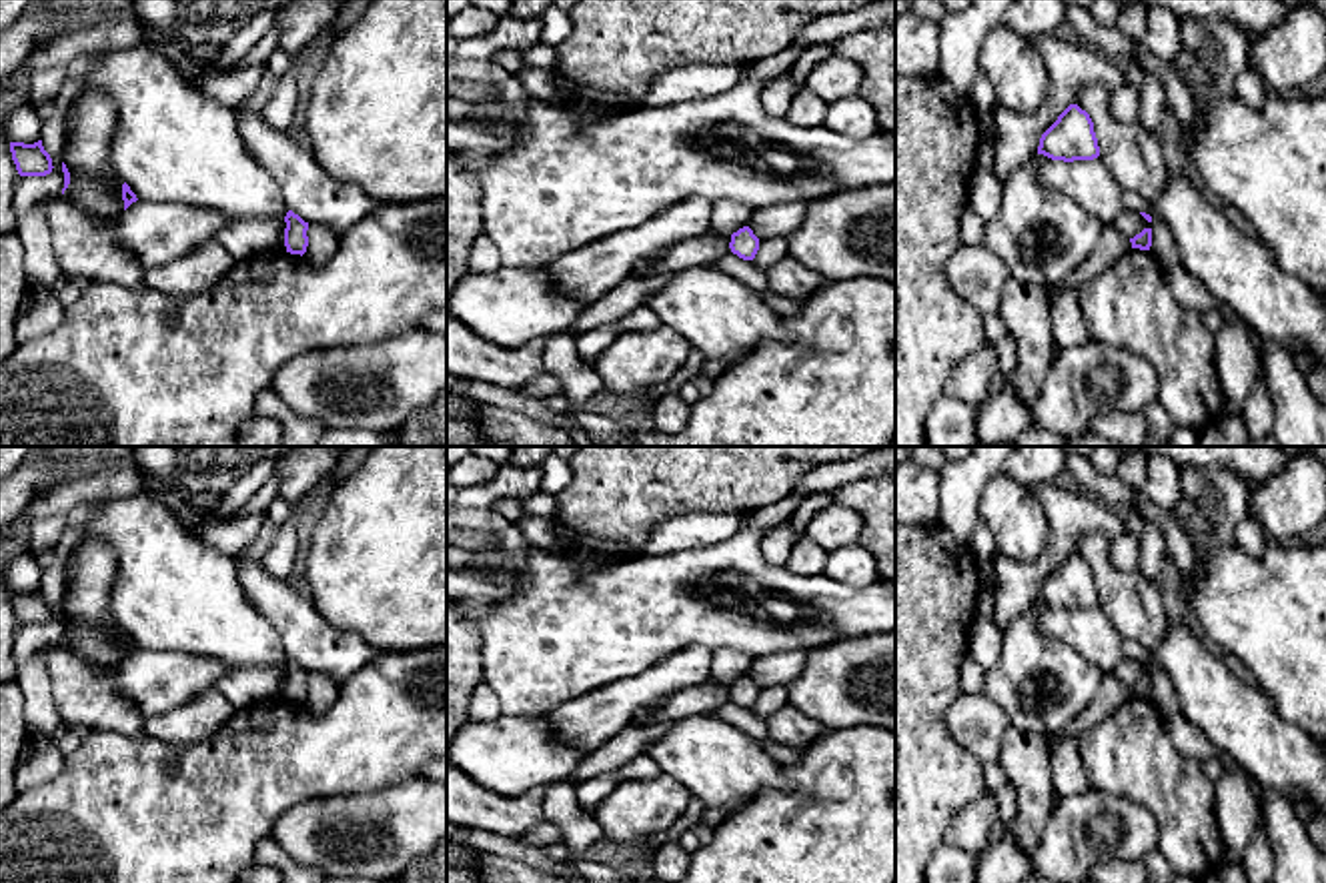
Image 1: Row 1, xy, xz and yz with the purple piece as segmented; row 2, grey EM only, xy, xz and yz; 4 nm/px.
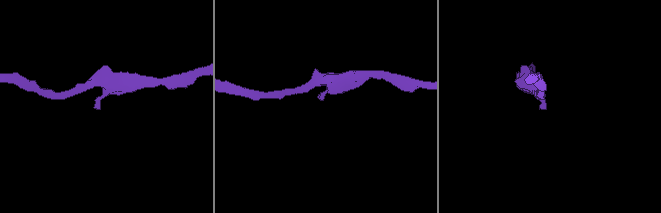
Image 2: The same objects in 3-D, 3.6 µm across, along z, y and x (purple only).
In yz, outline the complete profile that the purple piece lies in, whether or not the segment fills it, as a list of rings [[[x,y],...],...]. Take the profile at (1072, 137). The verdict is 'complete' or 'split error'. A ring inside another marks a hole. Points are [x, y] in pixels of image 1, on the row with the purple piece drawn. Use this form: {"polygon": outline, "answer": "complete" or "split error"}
{"polygon": [[[1070,104],[1042,134],[1038,154],[1064,162],[1098,158],[1100,146],[1090,114]]], "answer": "complete"}

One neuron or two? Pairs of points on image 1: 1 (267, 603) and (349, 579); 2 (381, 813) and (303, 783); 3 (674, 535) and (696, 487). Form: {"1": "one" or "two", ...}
{"1": "two", "2": "two", "3": "two"}

